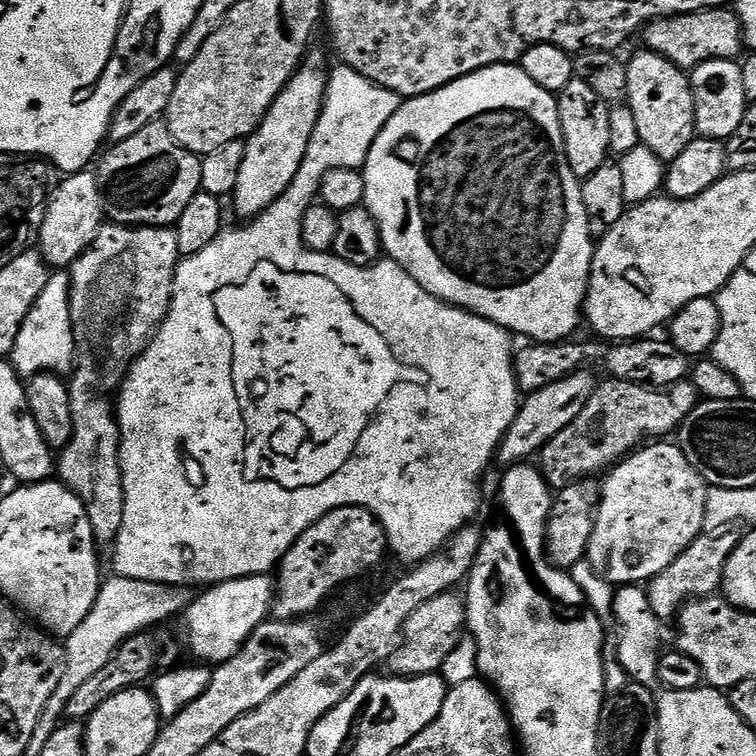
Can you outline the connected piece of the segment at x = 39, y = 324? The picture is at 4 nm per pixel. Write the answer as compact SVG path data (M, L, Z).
M64 270L53 271L46 282L46 290L42 290L26 322L22 322L22 330L18 330L18 342L14 342L10 357L10 363L16 367L20 377L31 378L40 372L71 373L76 359L76 343L70 322L69 287L69 273Z

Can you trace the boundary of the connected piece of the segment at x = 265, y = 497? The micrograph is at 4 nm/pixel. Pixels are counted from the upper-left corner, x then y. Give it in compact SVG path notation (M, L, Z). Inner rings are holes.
M343 66L333 67L318 126L314 126L310 146L306 146L306 158L302 158L294 182L290 182L284 193L269 208L262 210L262 214L241 223L244 224L241 228L225 227L206 250L183 257L177 264L168 313L142 355L129 368L118 393L116 421L120 424L124 513L122 530L118 530L114 545L116 553L112 556L115 575L142 582L185 586L215 586L243 576L263 576L279 565L290 546L294 546L296 539L310 530L314 522L335 508L351 504L374 513L388 535L391 555L405 560L405 565L415 566L440 551L459 528L469 527L475 521L472 519L480 508L480 479L488 463L497 455L500 440L510 422L516 417L518 389L513 337L505 328L486 318L430 296L391 258L381 258L368 268L350 266L350 262L342 262L342 258L332 252L312 252L302 242L302 214L306 214L319 197L322 178L326 178L330 170L339 168L363 169L370 146L374 146L378 134L401 103L401 97L362 78L362 74Z

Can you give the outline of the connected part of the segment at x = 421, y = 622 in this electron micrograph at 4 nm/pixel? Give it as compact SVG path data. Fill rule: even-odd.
M445 594L418 606L404 623L402 643L391 653L391 671L398 676L431 676L443 669L446 658L456 649L466 624L466 604L456 594Z

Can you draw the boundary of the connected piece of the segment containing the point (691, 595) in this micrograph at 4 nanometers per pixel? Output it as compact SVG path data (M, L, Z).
M728 530L723 534L701 534L689 548L682 550L682 554L678 554L678 558L674 558L674 562L670 562L670 566L666 566L666 570L652 577L646 591L652 613L657 621L664 622L671 616L673 619L686 601L691 602L721 591L724 567L738 543L737 533L732 532L735 531Z

